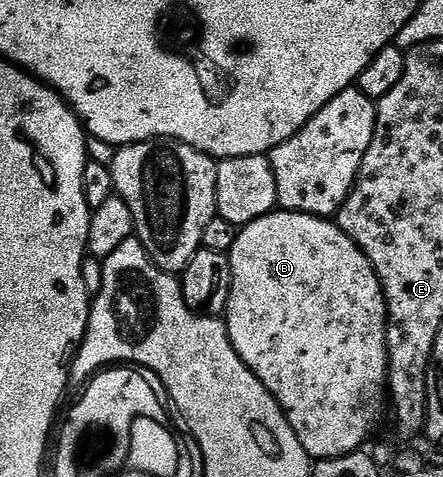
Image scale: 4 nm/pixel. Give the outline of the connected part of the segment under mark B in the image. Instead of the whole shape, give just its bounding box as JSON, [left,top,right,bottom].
[226,208,388,459]

